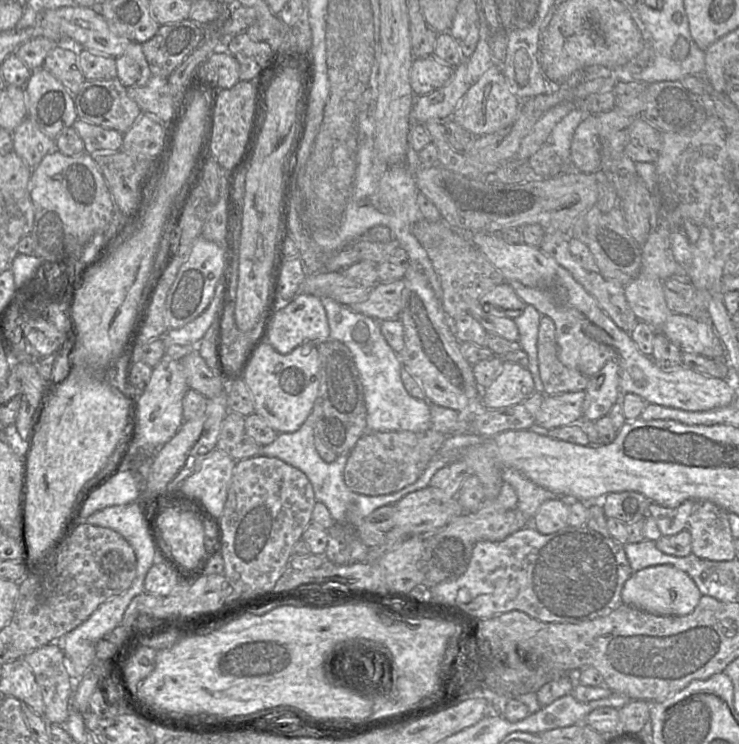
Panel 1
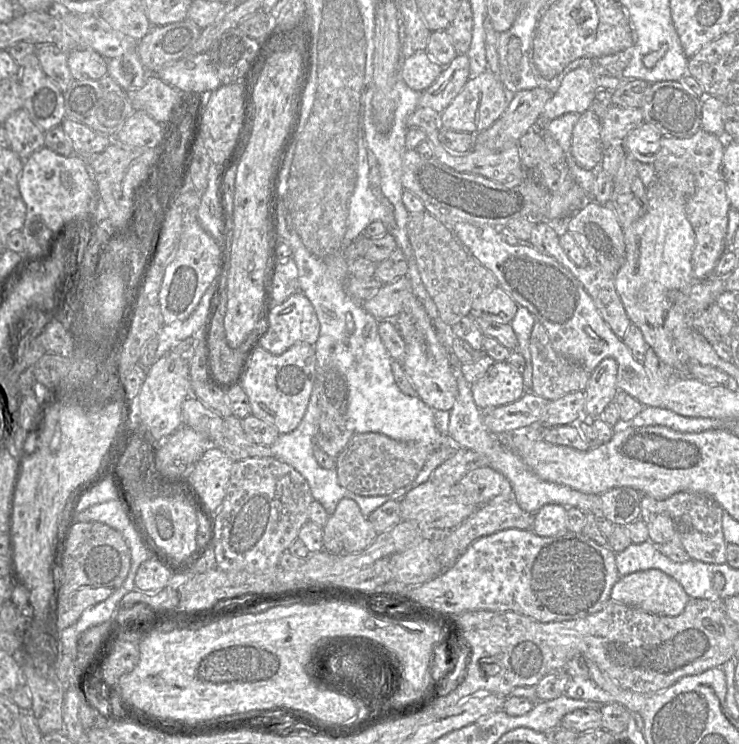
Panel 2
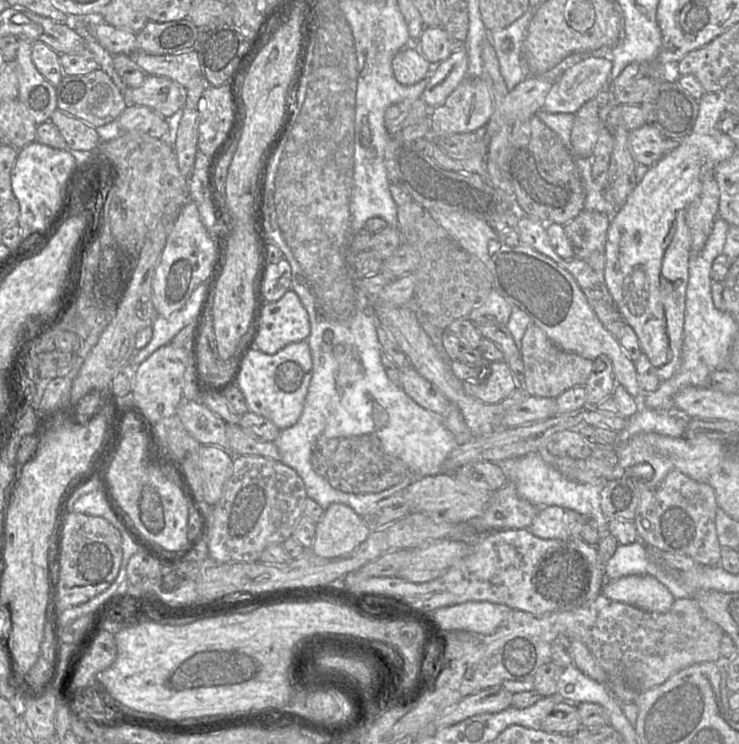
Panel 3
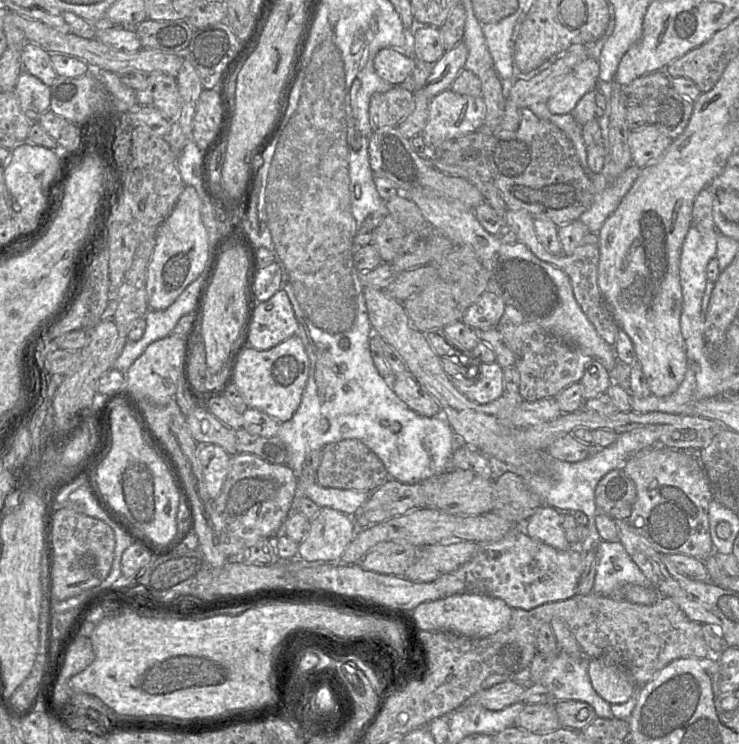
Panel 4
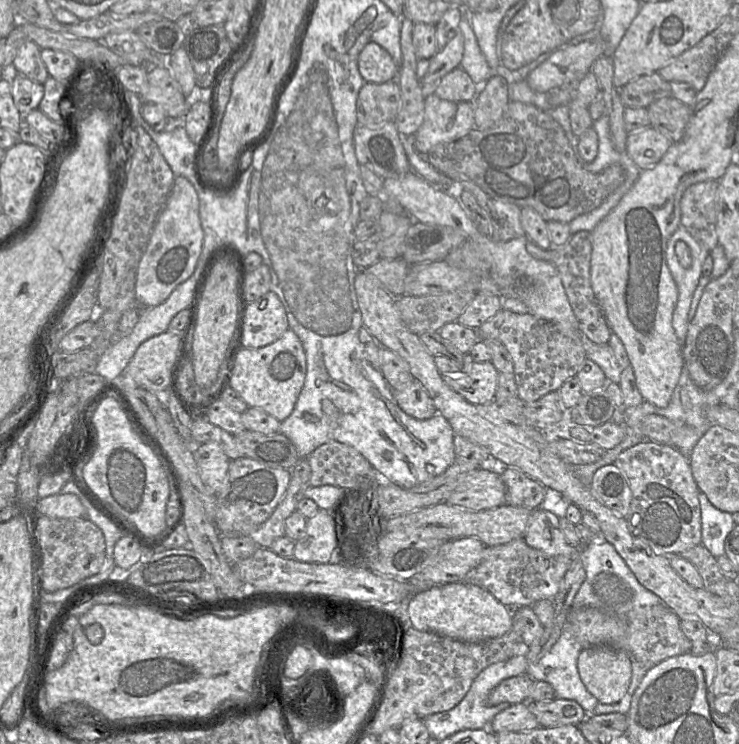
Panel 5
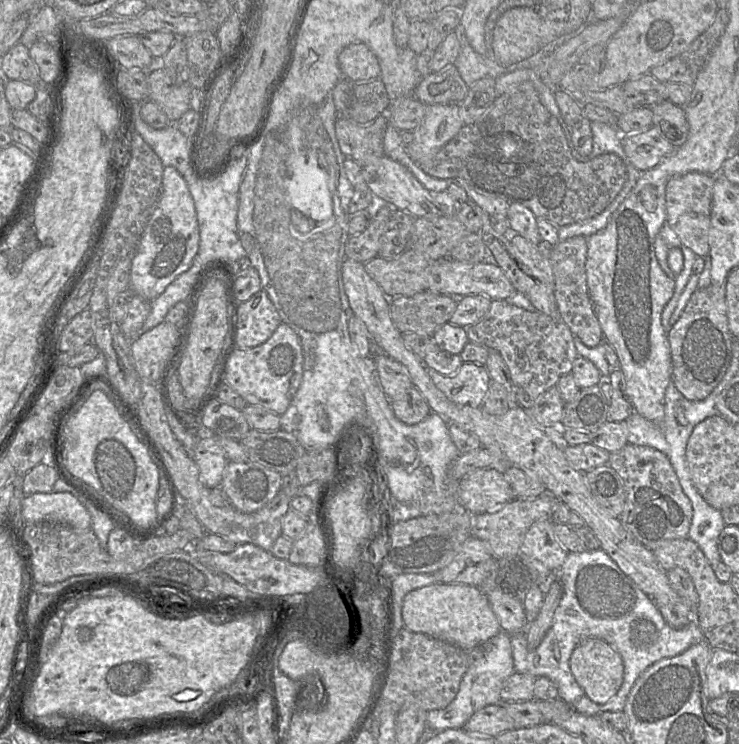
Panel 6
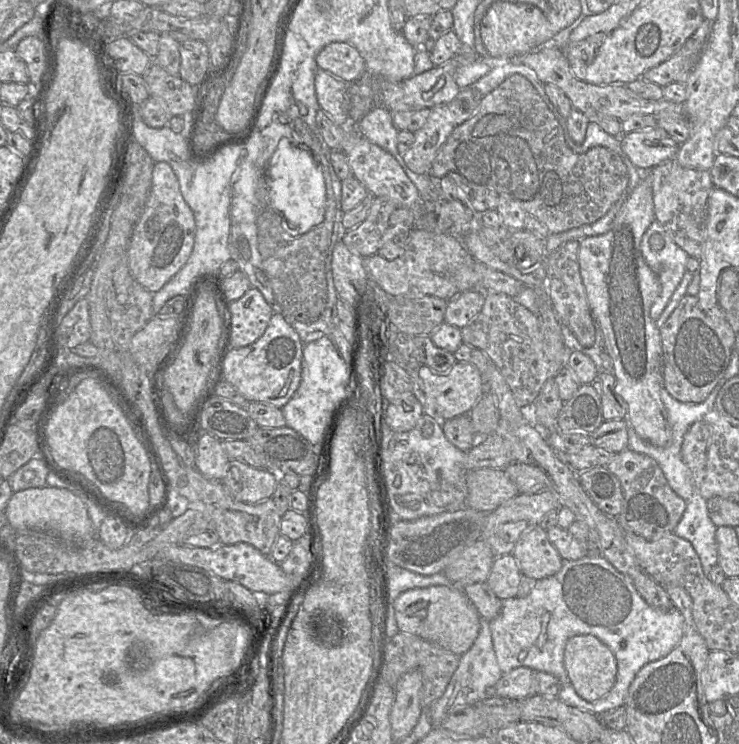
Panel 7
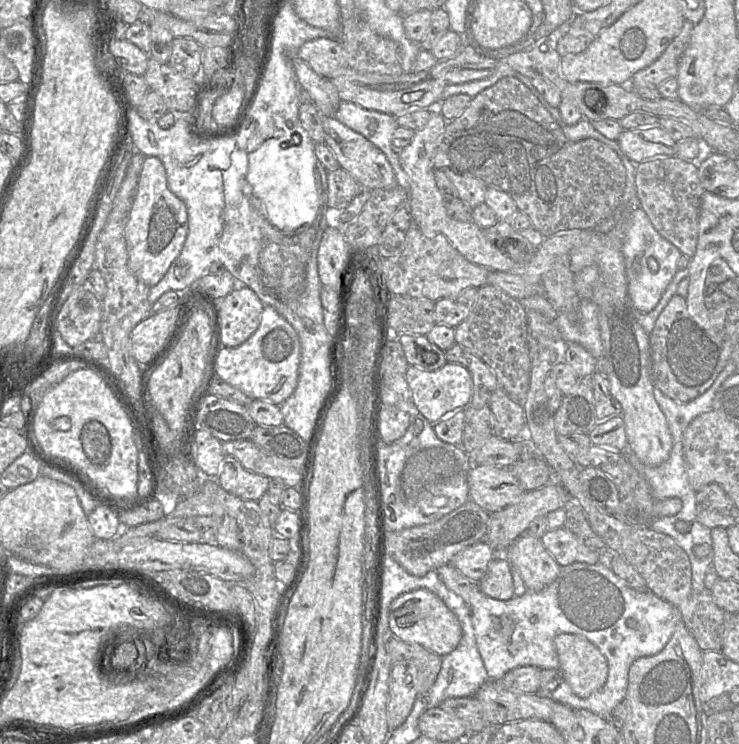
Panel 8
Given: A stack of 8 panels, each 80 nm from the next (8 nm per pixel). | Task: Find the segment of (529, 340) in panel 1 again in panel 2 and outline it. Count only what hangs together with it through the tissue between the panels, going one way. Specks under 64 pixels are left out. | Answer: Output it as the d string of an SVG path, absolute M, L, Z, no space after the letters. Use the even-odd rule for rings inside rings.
M518 306L515 317L510 322L518 340L518 347L516 351L523 355L526 362L525 369L522 374L526 391L530 391L532 388L532 362L529 340L535 322L536 320L534 316L522 306Z

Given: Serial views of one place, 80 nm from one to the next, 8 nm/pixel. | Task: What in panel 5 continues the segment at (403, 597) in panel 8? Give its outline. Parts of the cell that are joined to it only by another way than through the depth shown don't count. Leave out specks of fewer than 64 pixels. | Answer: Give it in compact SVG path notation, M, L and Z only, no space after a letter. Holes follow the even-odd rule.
M464 582L437 584L416 593L409 601L410 626L464 642L478 642L506 634L513 626L513 612L486 589Z

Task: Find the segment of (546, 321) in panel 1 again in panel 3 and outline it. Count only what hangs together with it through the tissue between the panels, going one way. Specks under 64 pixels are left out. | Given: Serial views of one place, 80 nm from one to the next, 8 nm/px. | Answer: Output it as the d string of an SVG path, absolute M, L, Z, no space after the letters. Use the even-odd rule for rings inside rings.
M534 324L526 329L519 351L524 365L524 392L529 396L556 399L572 387L584 386L593 370L592 360L559 348Z

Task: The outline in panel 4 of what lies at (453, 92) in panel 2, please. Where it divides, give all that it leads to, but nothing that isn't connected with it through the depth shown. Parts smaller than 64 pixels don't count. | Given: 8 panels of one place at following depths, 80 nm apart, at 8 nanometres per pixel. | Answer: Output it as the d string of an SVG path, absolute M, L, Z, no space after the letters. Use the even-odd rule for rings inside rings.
M461 42L446 51L433 65L431 74L423 86L423 91L429 99L450 88L454 79L464 69L467 54L467 47Z

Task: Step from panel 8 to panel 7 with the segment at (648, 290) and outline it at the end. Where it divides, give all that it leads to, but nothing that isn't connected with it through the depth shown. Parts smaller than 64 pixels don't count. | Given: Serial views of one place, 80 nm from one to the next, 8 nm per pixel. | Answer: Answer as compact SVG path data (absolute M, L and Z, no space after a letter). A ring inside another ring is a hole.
M653 221L641 241L641 252L649 267L658 274L662 290L655 299L650 316L656 320L668 304L672 294L681 282L686 270L689 255L680 248L658 221ZM659 234L664 240L661 250L650 247L650 238Z

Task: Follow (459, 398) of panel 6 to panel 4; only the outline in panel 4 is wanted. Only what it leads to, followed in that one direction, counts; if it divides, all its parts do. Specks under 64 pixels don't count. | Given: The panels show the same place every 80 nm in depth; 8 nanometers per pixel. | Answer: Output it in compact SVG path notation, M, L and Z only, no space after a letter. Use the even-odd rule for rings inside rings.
M497 362L478 364L478 375L475 379L452 379L455 387L464 396L478 404L493 402L504 393L503 368Z

